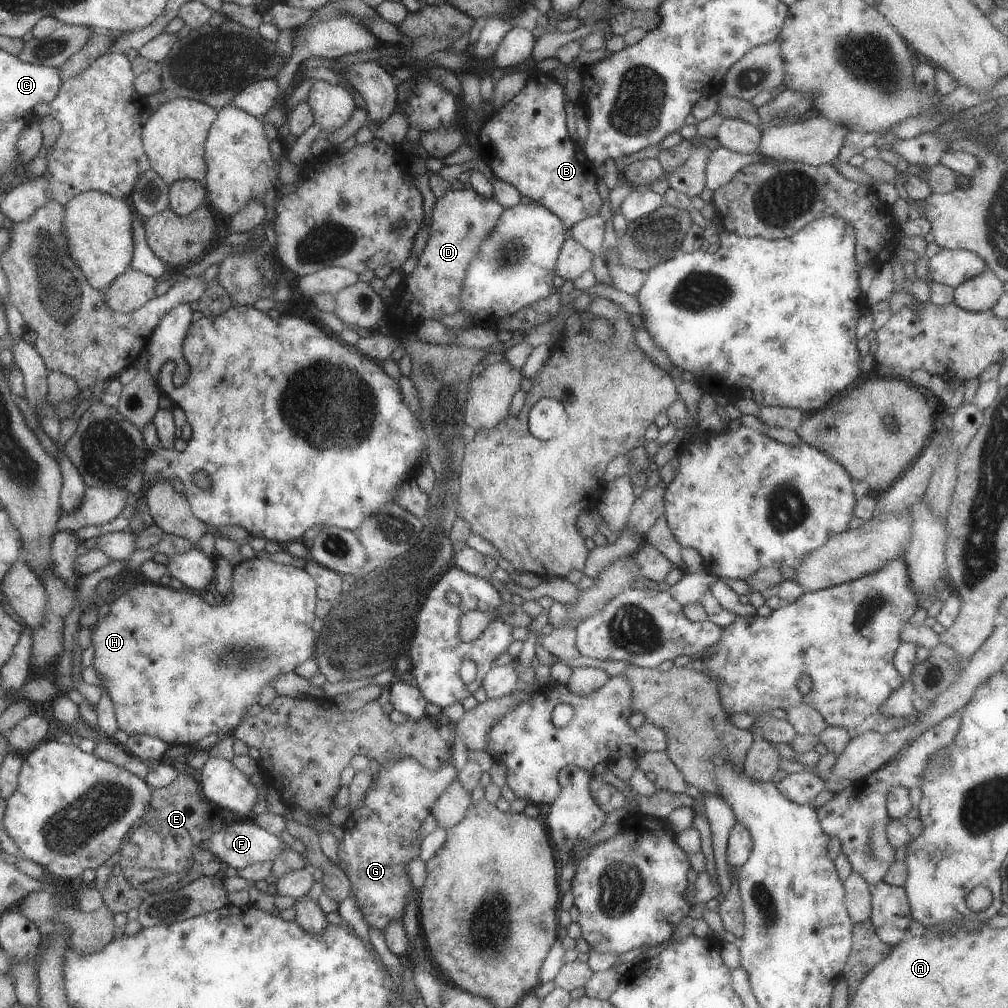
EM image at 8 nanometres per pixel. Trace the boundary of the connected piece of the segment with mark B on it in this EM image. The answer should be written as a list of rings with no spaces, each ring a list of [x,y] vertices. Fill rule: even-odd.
[[[536,69],[526,85],[501,110],[494,111],[480,128],[477,151],[494,176],[514,186],[522,197],[534,200],[552,212],[570,230],[587,217],[598,215],[603,205],[597,186],[596,164],[584,153],[576,139],[570,137],[566,126],[566,98],[563,87],[550,73]]]

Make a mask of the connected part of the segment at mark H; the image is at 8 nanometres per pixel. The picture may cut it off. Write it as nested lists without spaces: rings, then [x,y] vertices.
[[[255,557],[255,558],[252,558],[252,559],[251,559],[251,560],[247,560],[247,559],[246,559],[246,560],[244,560],[244,561],[242,561],[242,562],[241,562],[241,563],[238,563],[238,564],[237,564],[237,565],[235,565],[235,567],[234,567],[234,576],[232,576],[232,589],[231,589],[231,591],[230,591],[230,596],[229,596],[229,598],[227,598],[227,599],[221,599],[221,600],[226,600],[226,602],[224,602],[224,604],[222,604],[222,606],[220,606],[220,604],[218,604],[218,603],[217,603],[217,604],[216,604],[216,606],[210,606],[210,604],[207,604],[207,603],[206,603],[206,602],[205,602],[205,601],[204,601],[204,600],[203,600],[203,594],[200,594],[200,593],[198,593],[198,592],[194,592],[194,591],[191,591],[191,590],[190,590],[190,589],[187,589],[187,590],[186,590],[186,591],[184,591],[184,590],[173,590],[173,589],[172,589],[172,588],[169,588],[169,587],[168,587],[168,586],[162,586],[162,585],[160,585],[160,584],[159,584],[159,583],[150,583],[150,584],[146,584],[146,585],[142,585],[142,584],[140,584],[140,585],[138,585],[138,586],[137,586],[137,587],[135,587],[135,588],[134,588],[134,589],[133,589],[133,590],[130,590],[130,591],[129,591],[129,592],[127,592],[127,593],[126,593],[126,594],[124,594],[124,595],[123,595],[123,596],[120,596],[120,598],[118,598],[118,599],[117,599],[117,600],[114,600],[114,601],[113,601],[113,602],[112,602],[112,603],[111,603],[111,604],[108,604],[108,606],[107,606],[107,607],[106,607],[106,608],[105,608],[105,609],[104,609],[104,610],[103,610],[103,611],[102,611],[102,612],[101,612],[101,615],[100,615],[100,617],[99,617],[99,619],[98,619],[98,622],[97,622],[97,624],[96,624],[96,629],[95,629],[95,630],[94,630],[94,632],[93,632],[93,634],[92,634],[92,643],[91,643],[91,644],[92,644],[92,645],[94,645],[94,653],[95,653],[95,654],[94,654],[94,662],[93,662],[93,663],[92,663],[92,666],[93,666],[93,667],[94,667],[94,669],[95,669],[95,670],[96,670],[96,672],[97,672],[97,674],[98,674],[98,676],[100,676],[100,678],[102,678],[102,682],[103,682],[103,684],[104,684],[104,685],[105,685],[105,686],[106,686],[106,690],[107,690],[107,691],[108,691],[108,692],[109,692],[109,694],[108,694],[108,697],[109,697],[109,698],[111,698],[111,699],[112,699],[112,702],[113,702],[113,704],[114,704],[114,712],[115,712],[115,716],[116,716],[116,720],[117,720],[117,723],[118,723],[118,726],[119,726],[119,729],[120,729],[120,730],[122,730],[122,731],[123,731],[123,732],[126,732],[126,734],[128,734],[128,735],[130,735],[130,734],[141,734],[141,735],[148,735],[148,736],[151,736],[151,737],[156,737],[156,738],[157,738],[157,739],[160,739],[160,740],[163,740],[163,741],[164,741],[164,742],[165,742],[165,743],[166,743],[166,744],[167,744],[167,745],[169,745],[169,744],[185,744],[185,745],[189,745],[189,746],[192,746],[192,745],[193,745],[193,744],[196,744],[196,742],[198,742],[198,740],[203,740],[203,739],[206,739],[206,738],[207,738],[207,737],[206,737],[206,736],[208,736],[208,735],[209,735],[209,734],[218,734],[218,736],[219,736],[219,737],[220,737],[220,738],[224,738],[224,737],[225,737],[225,736],[228,736],[228,735],[230,735],[230,734],[232,734],[232,733],[233,733],[233,731],[234,731],[234,730],[235,730],[235,729],[236,729],[236,728],[237,728],[237,727],[238,727],[238,726],[239,726],[239,723],[240,723],[240,722],[241,722],[241,721],[242,721],[242,720],[243,720],[243,719],[244,719],[244,718],[245,718],[245,717],[246,717],[246,716],[247,716],[247,715],[248,715],[248,713],[247,713],[247,711],[248,711],[248,709],[249,709],[249,707],[251,707],[251,706],[253,706],[253,705],[254,705],[254,704],[257,704],[257,703],[258,703],[258,702],[259,702],[259,697],[260,697],[260,695],[261,695],[261,693],[262,693],[262,689],[263,689],[263,688],[266,688],[266,686],[267,686],[267,687],[268,687],[268,686],[270,686],[270,687],[272,687],[272,686],[273,686],[273,684],[274,684],[274,682],[275,682],[275,681],[276,681],[276,680],[277,680],[277,679],[278,679],[278,678],[279,678],[279,676],[282,676],[282,675],[286,675],[286,674],[290,674],[290,672],[295,672],[295,669],[296,669],[296,668],[298,668],[298,666],[299,666],[299,665],[302,665],[302,664],[303,664],[303,663],[304,663],[304,662],[306,662],[306,660],[309,660],[309,659],[310,659],[310,658],[311,658],[311,657],[313,657],[313,656],[314,656],[314,654],[315,654],[315,645],[316,645],[316,640],[317,640],[317,634],[316,634],[316,633],[315,633],[315,632],[314,632],[314,630],[313,630],[313,623],[314,623],[314,620],[315,620],[315,617],[316,617],[316,616],[315,616],[315,609],[316,609],[316,606],[317,606],[317,600],[318,600],[318,599],[317,599],[317,585],[316,585],[316,582],[315,582],[315,581],[314,581],[314,580],[313,580],[313,579],[312,579],[312,578],[311,578],[311,577],[310,577],[310,576],[309,576],[309,575],[308,575],[308,574],[307,574],[307,573],[306,573],[306,572],[305,572],[305,570],[299,570],[299,569],[298,569],[298,568],[295,568],[295,567],[294,567],[294,566],[293,566],[293,565],[290,565],[290,566],[289,566],[289,565],[282,565],[282,564],[277,564],[277,563],[276,563],[276,562],[272,562],[272,560],[270,560],[270,559],[269,559],[269,560],[268,560],[268,559],[266,559],[266,558],[258,558],[258,557]]]

